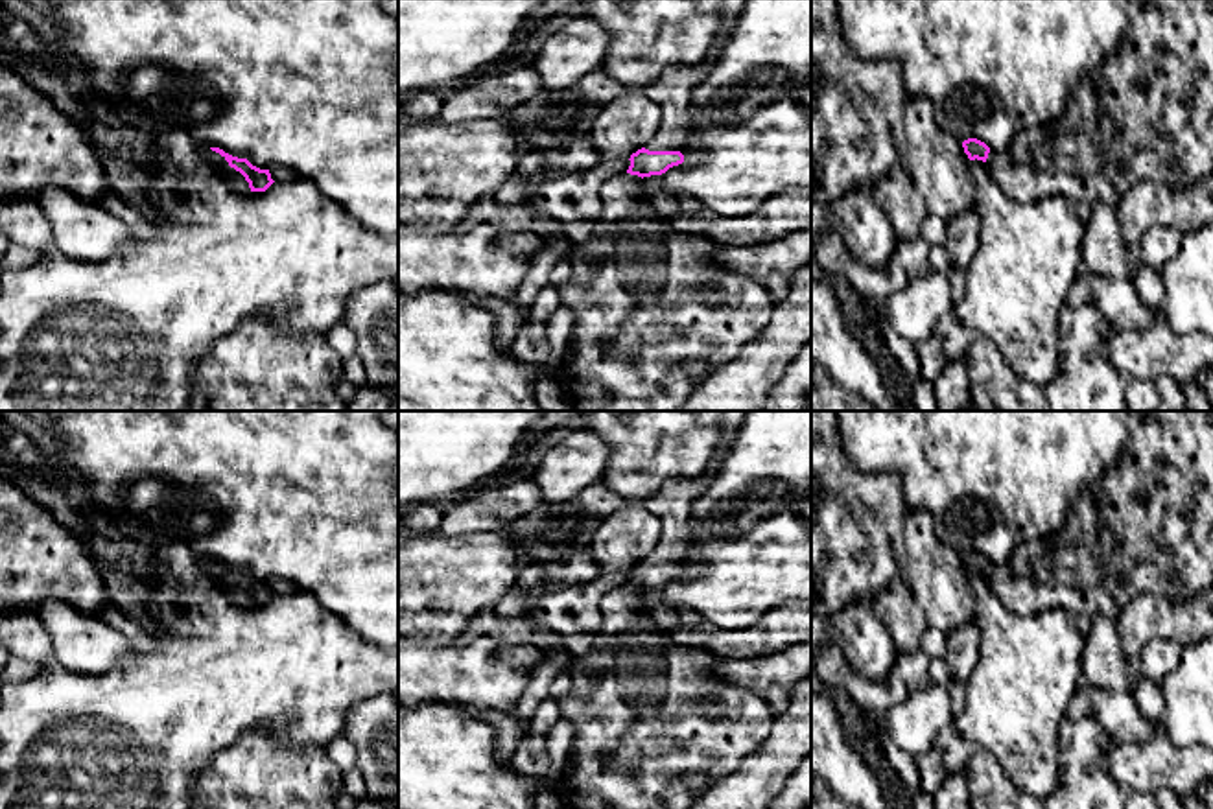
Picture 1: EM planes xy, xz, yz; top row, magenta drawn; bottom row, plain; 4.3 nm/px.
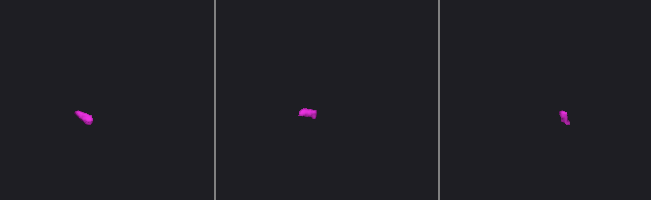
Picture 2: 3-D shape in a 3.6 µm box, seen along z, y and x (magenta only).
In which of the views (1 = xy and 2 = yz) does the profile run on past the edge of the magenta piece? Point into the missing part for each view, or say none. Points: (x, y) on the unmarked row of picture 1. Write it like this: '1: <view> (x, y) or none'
1: xy (236, 592)
2: yz (1014, 585)

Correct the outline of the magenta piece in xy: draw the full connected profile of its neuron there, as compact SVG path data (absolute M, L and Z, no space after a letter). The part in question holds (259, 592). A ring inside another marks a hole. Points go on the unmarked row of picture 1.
M201 560L205 575L212 577L216 584L227 590L230 599L238 604L265 604L275 593L269 582L253 579L247 571L238 571L219 560Z

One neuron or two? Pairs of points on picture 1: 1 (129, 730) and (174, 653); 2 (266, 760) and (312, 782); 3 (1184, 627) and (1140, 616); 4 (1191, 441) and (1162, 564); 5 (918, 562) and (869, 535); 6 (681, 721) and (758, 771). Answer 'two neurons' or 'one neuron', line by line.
1: one neuron
2: one neuron
3: one neuron
4: one neuron
5: two neurons
6: two neurons

